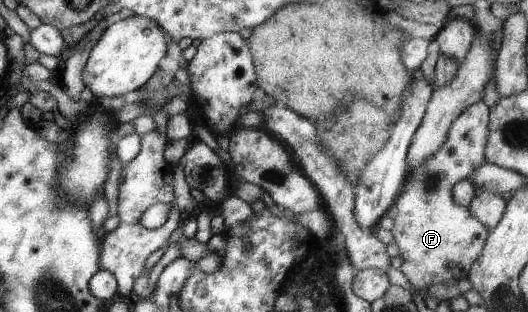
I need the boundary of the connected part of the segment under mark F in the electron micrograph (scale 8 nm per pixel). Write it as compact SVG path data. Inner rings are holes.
M482 101L471 103L453 122L445 134L445 140L439 144L435 154L431 158L425 158L419 162L419 166L407 168L403 184L395 197L395 216L393 216L393 228L391 234L393 242L397 246L400 258L399 272L419 291L426 291L433 284L451 284L455 280L467 278L471 264L483 248L489 229L485 228L477 218L471 216L466 206L459 206L451 198L451 186L467 174L477 170L483 162L483 150L487 142L488 106Z

